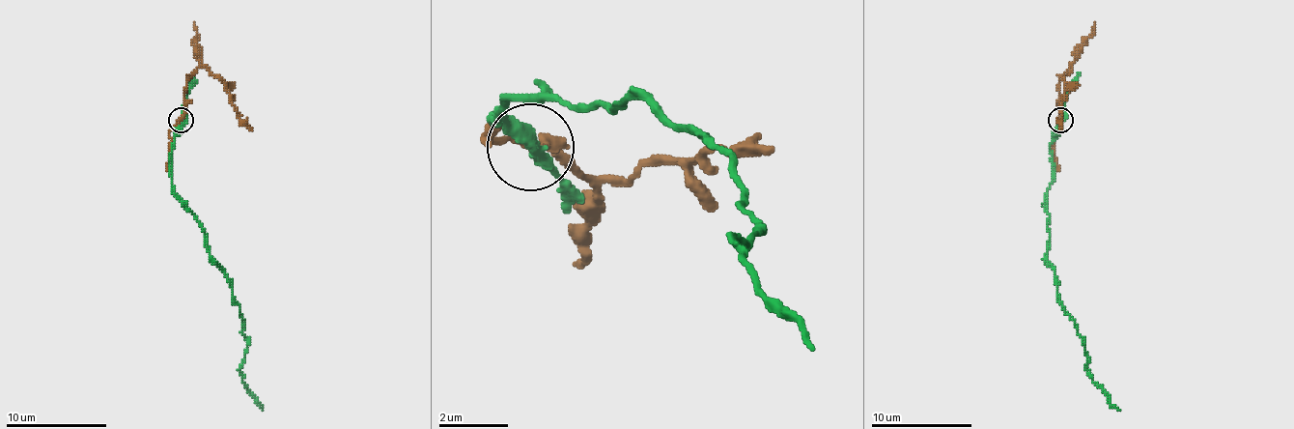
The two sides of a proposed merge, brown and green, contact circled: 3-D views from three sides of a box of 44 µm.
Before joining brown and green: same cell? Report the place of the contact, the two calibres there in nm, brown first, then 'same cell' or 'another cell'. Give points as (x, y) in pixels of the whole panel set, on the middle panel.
place (530, 147); calibres 180 and 360 nm; another cell

